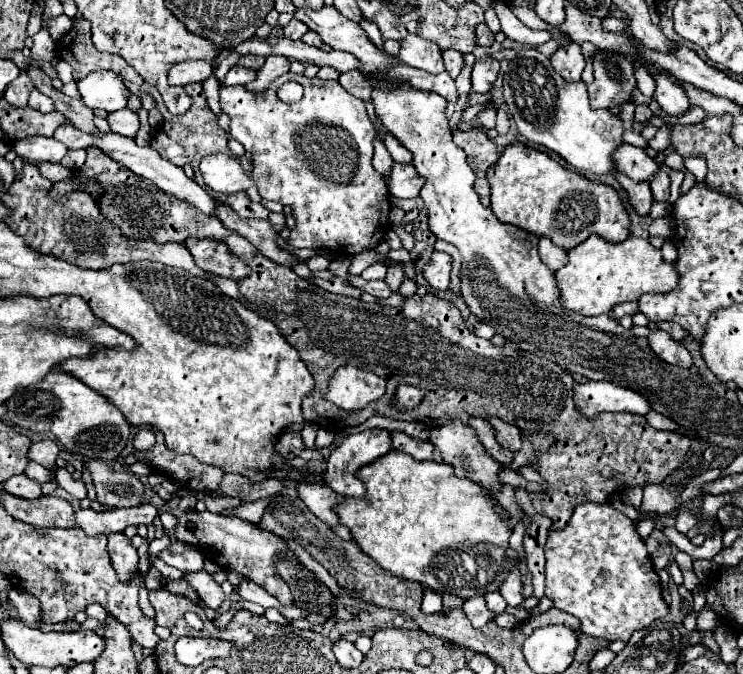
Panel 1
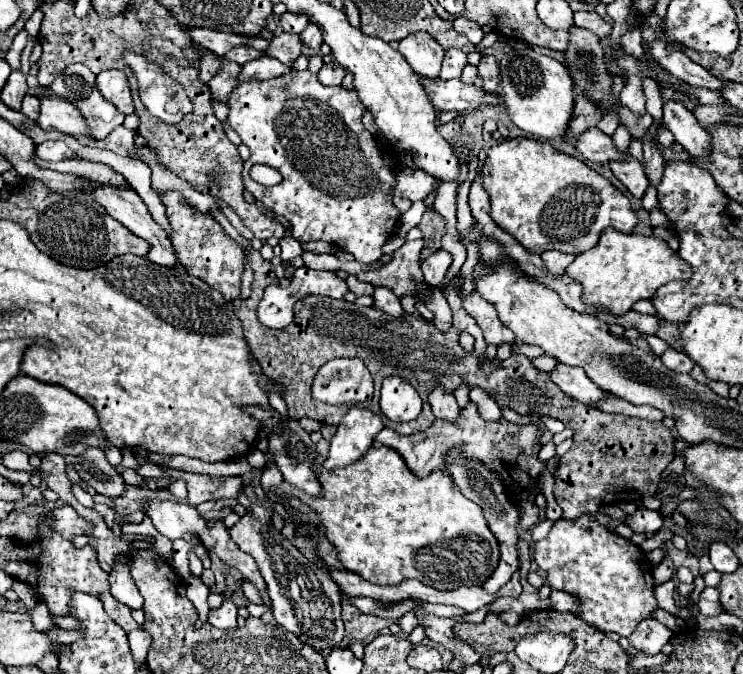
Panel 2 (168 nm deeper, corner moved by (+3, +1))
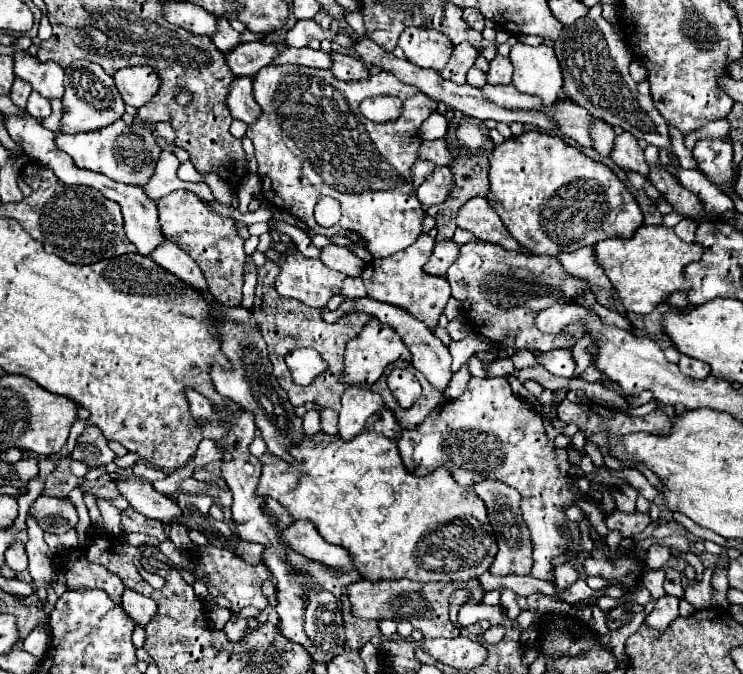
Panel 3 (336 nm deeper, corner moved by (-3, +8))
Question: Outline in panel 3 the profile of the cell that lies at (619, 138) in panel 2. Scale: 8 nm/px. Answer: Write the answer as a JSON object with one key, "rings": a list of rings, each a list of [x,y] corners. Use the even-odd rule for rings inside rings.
{"rings":[[[596,121],[594,123],[594,129],[590,131],[592,137],[594,137],[594,149],[600,153],[600,155],[608,155],[612,149],[614,149],[614,139],[616,139],[616,133],[614,129],[604,123],[604,121]]]}

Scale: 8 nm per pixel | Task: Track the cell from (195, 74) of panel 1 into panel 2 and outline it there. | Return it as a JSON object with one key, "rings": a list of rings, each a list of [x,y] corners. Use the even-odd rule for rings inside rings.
{"rings":[[[204,56],[200,62],[200,80],[210,82],[222,70],[222,60],[216,56]]]}

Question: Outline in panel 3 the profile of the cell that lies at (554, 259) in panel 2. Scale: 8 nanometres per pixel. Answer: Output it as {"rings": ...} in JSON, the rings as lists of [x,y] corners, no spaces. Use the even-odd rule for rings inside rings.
{"rings":[[[580,247],[570,253],[562,251],[556,255],[556,259],[562,263],[566,273],[586,281],[588,287],[596,294],[597,301],[610,309],[615,290],[600,265],[594,263],[594,247]]]}

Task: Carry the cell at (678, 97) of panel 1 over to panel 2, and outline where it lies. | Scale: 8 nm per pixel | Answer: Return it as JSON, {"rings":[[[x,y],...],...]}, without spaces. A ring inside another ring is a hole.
{"rings":[[[664,104],[664,126],[692,158],[702,158],[712,152],[712,136],[682,104]]]}

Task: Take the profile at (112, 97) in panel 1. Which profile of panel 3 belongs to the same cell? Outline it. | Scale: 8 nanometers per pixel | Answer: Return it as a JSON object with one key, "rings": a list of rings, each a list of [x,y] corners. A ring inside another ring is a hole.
{"rings":[[[126,67],[114,73],[114,83],[126,105],[142,107],[158,91],[158,75],[152,67]]]}

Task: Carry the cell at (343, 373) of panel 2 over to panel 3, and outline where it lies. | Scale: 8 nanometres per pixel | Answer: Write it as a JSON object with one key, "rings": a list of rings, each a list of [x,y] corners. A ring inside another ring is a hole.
{"rings":[[[370,321],[364,325],[362,333],[346,345],[344,371],[340,373],[340,383],[344,383],[344,385],[374,385],[378,381],[378,377],[382,375],[382,371],[386,369],[386,365],[394,363],[398,359],[410,359],[410,353],[404,347],[398,333],[380,321]]]}

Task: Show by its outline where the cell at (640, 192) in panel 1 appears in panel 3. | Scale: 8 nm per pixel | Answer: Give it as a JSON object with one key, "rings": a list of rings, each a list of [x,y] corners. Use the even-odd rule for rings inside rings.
{"rings":[[[622,133],[616,137],[616,145],[610,153],[610,159],[620,167],[624,169],[626,173],[634,171],[634,173],[640,173],[640,175],[648,175],[648,165],[644,161],[644,151],[638,147],[636,143],[636,137],[632,137],[630,133]]]}

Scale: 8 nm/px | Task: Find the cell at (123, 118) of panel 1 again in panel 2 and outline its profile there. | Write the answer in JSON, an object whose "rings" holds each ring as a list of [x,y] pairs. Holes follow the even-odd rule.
{"rings":[[[74,64],[74,66],[66,66],[58,76],[56,76],[56,80],[52,82],[52,92],[56,94],[56,96],[62,96],[62,98],[66,98],[68,102],[72,102],[76,108],[78,108],[78,112],[86,118],[86,126],[88,126],[88,130],[90,130],[90,136],[92,138],[96,138],[96,140],[102,140],[102,138],[106,138],[116,126],[120,126],[122,122],[124,122],[124,114],[122,112],[118,112],[118,108],[112,104],[112,102],[108,102],[106,98],[102,98],[102,94],[98,92],[98,88],[96,88],[96,80],[94,80],[96,76],[84,66],[84,64]]]}

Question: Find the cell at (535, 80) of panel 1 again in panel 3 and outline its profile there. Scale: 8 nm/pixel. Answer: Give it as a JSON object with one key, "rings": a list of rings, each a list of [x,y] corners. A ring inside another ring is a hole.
{"rings":[[[516,43],[512,45],[510,61],[514,65],[512,83],[518,91],[542,99],[544,107],[552,107],[560,99],[564,81],[552,47],[544,43],[538,47]]]}

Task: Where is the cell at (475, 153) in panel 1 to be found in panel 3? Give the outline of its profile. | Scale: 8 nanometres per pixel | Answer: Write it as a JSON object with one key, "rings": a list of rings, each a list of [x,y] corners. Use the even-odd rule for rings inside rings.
{"rings":[[[474,197],[470,199],[456,217],[456,225],[462,229],[472,231],[478,239],[482,241],[490,241],[496,245],[502,245],[504,249],[512,249],[512,251],[526,251],[504,227],[504,223],[500,221],[500,217],[496,215],[496,211],[490,207],[490,203],[484,197]]]}

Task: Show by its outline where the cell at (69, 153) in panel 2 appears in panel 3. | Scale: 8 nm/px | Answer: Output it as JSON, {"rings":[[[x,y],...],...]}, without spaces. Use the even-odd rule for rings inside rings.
{"rings":[[[122,119],[90,133],[76,133],[76,135],[60,133],[56,135],[56,145],[60,151],[68,153],[78,167],[106,173],[110,179],[128,185],[144,185],[150,179],[154,165],[162,153],[162,149],[156,143],[154,131],[146,123],[126,125]]]}

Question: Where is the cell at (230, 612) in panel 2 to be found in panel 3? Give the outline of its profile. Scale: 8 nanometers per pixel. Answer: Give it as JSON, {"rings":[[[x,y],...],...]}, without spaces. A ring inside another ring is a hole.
{"rings":[[[232,615],[232,617],[228,619],[226,627],[224,627],[224,631],[226,631],[226,635],[228,635],[230,641],[242,639],[242,635],[246,633],[246,629],[248,629],[246,619],[244,619],[244,617],[236,617],[236,615]]]}

